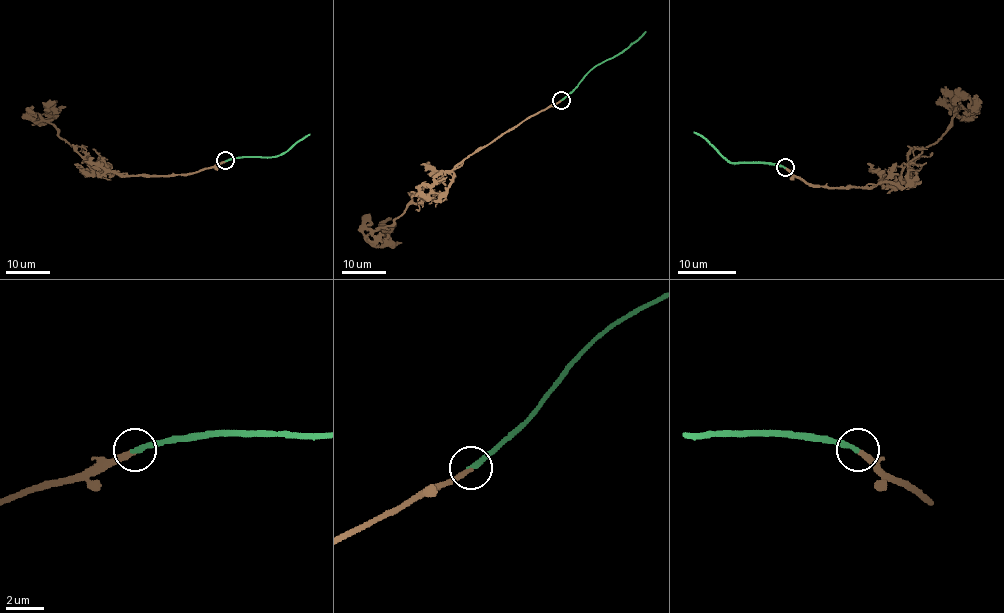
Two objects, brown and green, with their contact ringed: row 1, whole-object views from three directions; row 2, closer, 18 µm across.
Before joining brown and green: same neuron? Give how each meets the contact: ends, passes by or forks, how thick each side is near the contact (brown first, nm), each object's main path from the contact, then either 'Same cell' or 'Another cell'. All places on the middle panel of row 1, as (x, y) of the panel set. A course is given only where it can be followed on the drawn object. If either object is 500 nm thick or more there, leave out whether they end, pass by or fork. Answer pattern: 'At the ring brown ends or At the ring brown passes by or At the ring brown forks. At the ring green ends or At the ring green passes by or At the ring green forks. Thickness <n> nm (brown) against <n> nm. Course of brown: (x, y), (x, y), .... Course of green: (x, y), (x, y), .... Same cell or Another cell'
At the ring brown ends. At the ring green ends. Thickness 280 nm (brown) against 300 nm. Course of brown: (562, 100), (478, 147), (414, 192), (406, 210), (373, 234), (384, 242), (385, 224), (391, 218). Course of green: (562, 100), (591, 69), (625, 50), (645, 31). Same cell

